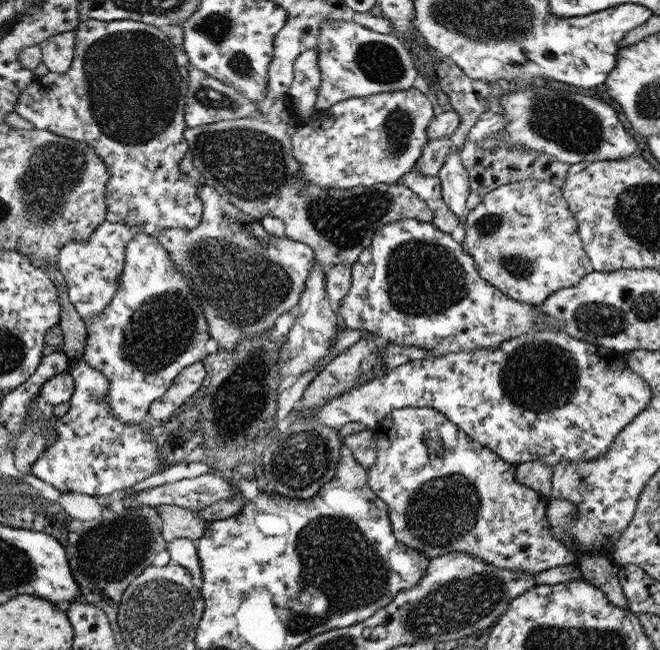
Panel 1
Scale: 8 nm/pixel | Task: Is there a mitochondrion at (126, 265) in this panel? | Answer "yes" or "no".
no

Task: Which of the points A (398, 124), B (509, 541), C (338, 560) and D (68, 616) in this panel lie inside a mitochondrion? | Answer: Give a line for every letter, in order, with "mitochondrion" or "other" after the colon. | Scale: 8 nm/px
A: mitochondrion
B: other
C: mitochondrion
D: other

